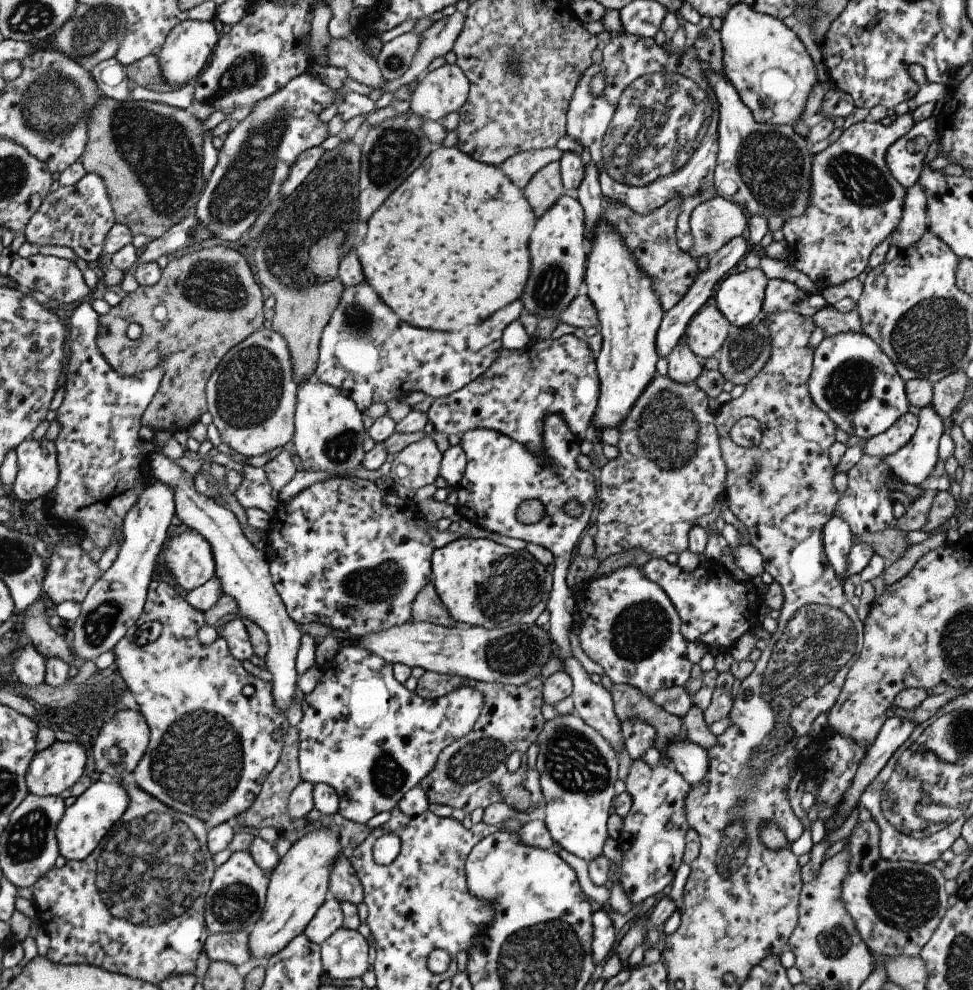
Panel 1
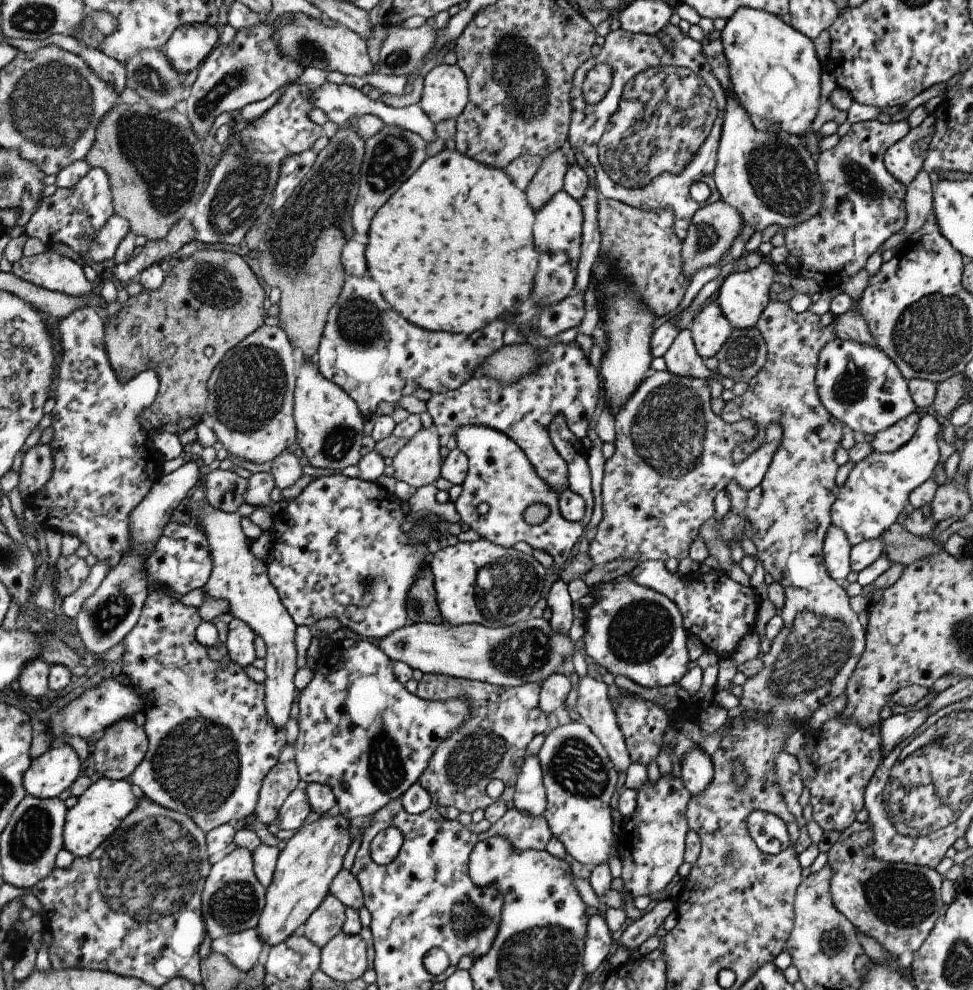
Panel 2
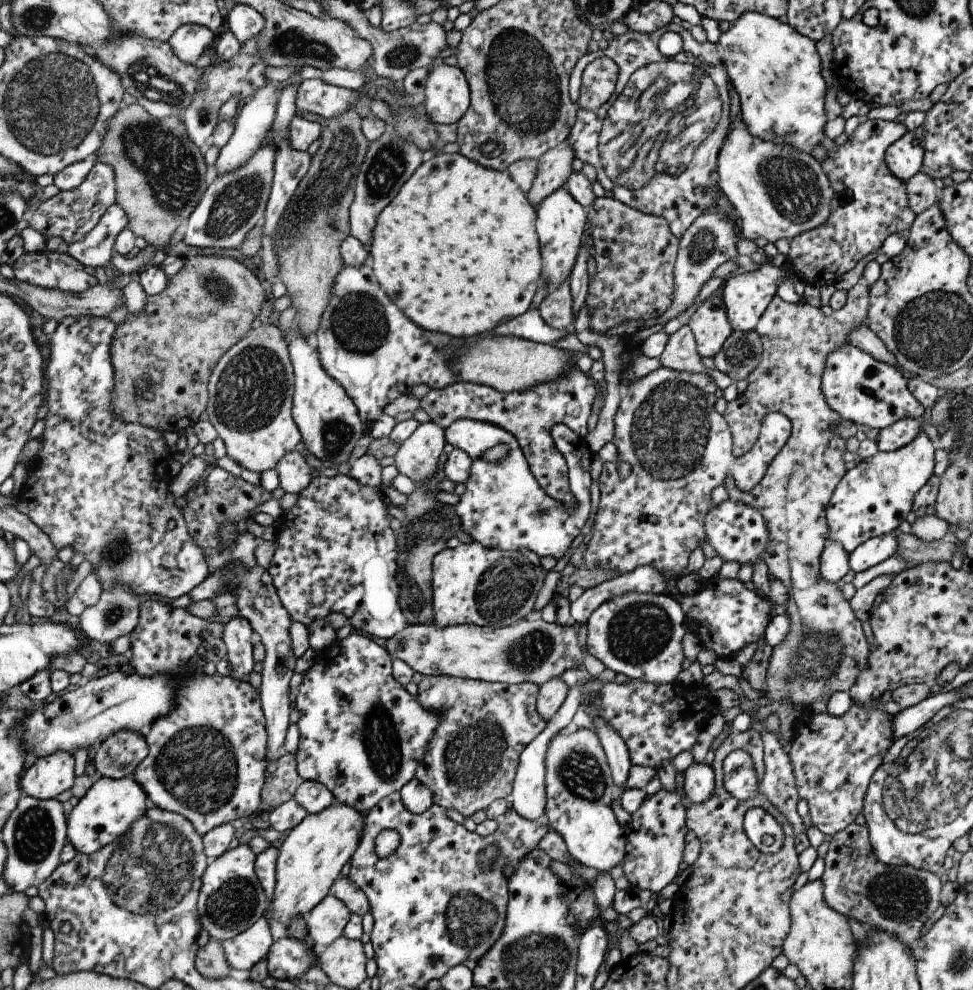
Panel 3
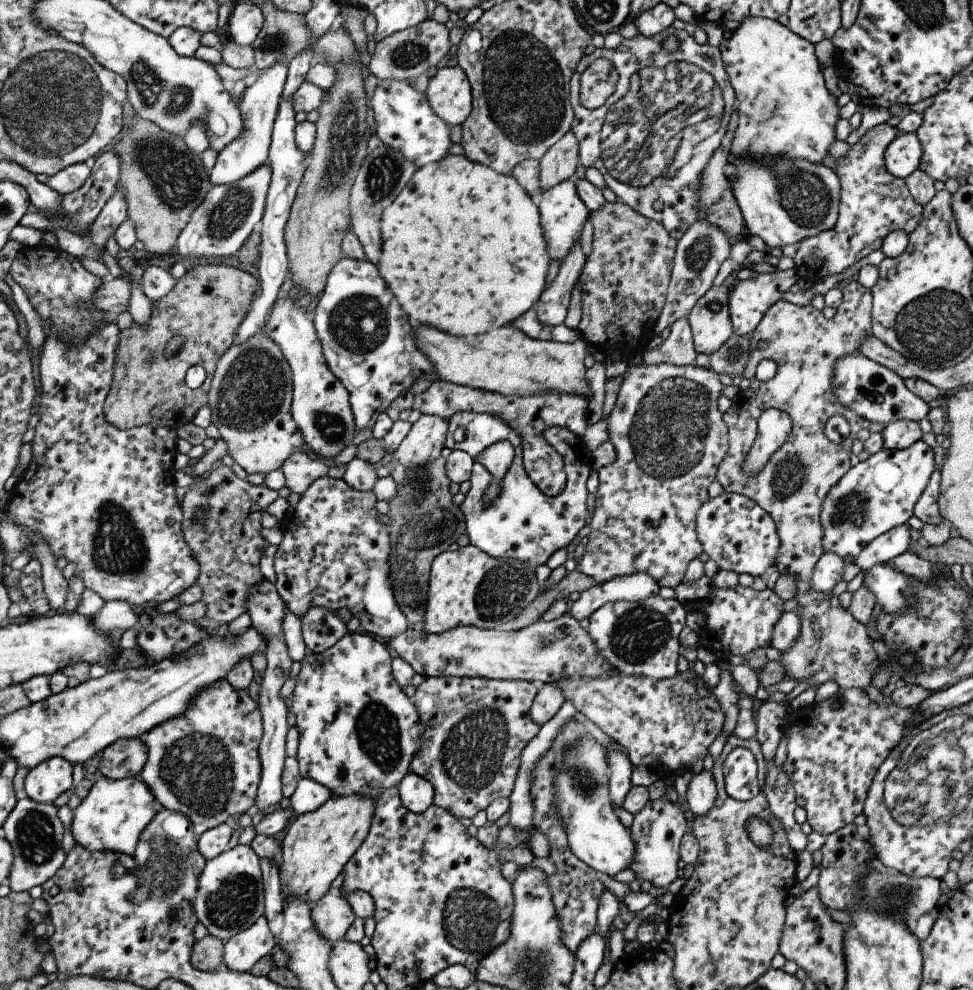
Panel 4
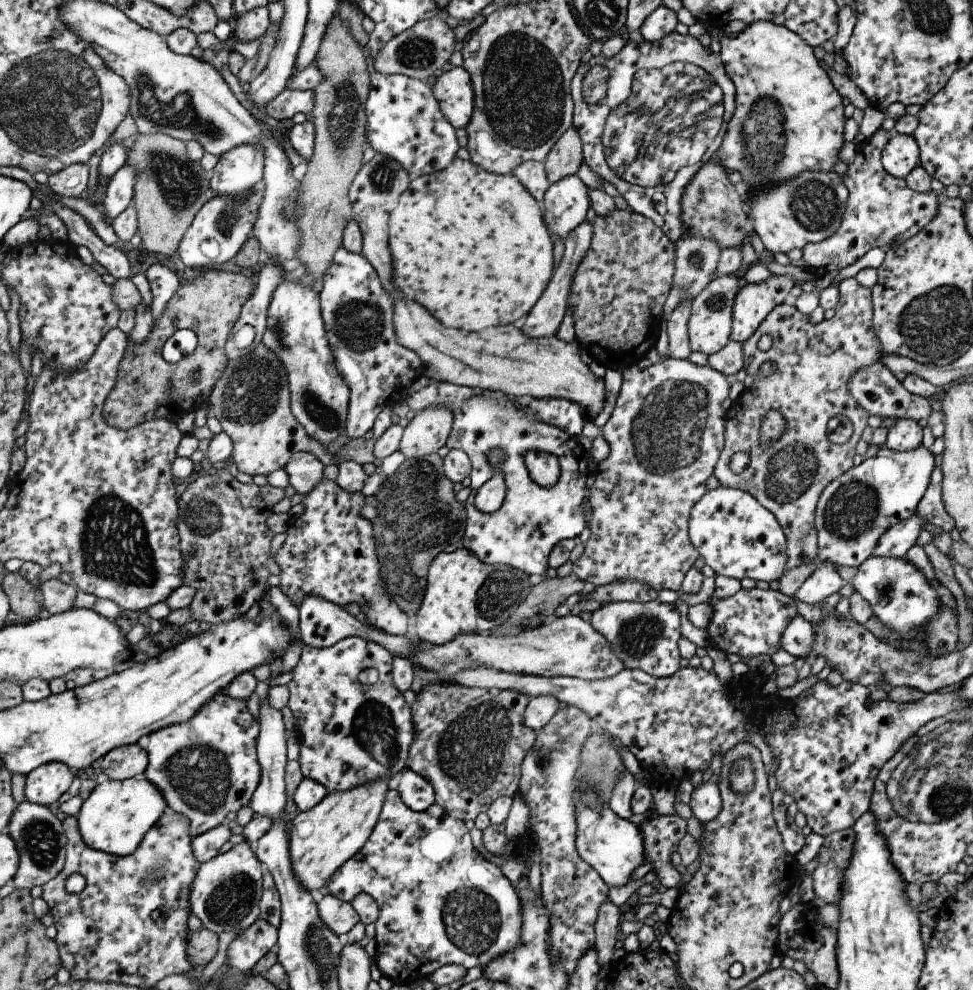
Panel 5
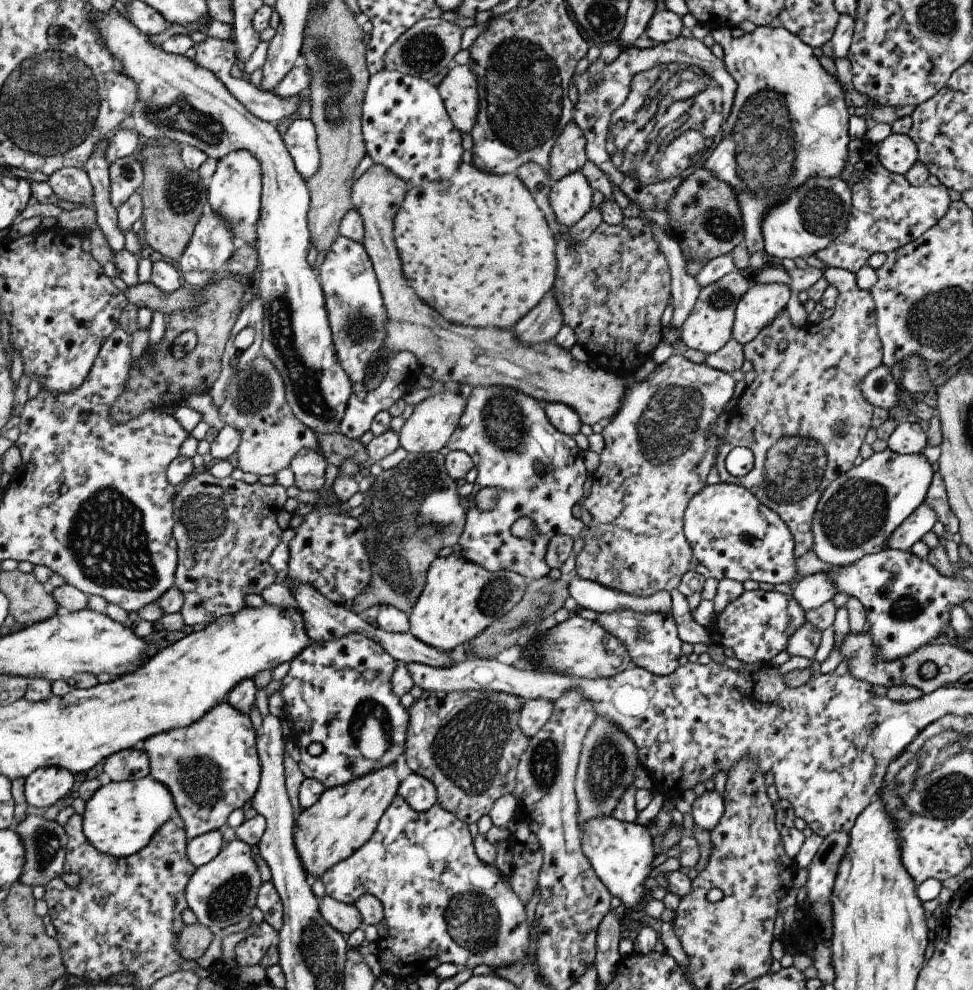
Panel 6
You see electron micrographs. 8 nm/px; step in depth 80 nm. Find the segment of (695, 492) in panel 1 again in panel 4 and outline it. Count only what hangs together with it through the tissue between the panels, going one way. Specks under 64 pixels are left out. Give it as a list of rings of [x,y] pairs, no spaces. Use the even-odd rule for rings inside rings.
[[[635,363],[627,364],[627,370],[623,374],[623,382],[620,384],[616,395],[616,402],[606,418],[608,441],[615,451],[612,463],[602,466],[596,470],[598,476],[598,487],[592,496],[593,503],[591,512],[587,518],[586,531],[589,533],[588,541],[584,546],[584,552],[579,559],[576,569],[593,578],[596,583],[602,583],[615,577],[623,577],[633,573],[647,573],[660,587],[671,587],[672,589],[682,582],[686,566],[689,561],[697,558],[703,551],[696,535],[696,517],[700,506],[709,500],[707,487],[715,481],[715,473],[719,463],[725,458],[728,449],[728,436],[722,414],[717,411],[716,400],[723,388],[717,378],[717,374],[711,369],[696,366],[677,366],[669,363],[656,365],[637,366]],[[765,408],[757,418],[755,440],[741,462],[741,474],[756,475],[768,458],[785,444],[791,429],[792,422],[785,411]]]

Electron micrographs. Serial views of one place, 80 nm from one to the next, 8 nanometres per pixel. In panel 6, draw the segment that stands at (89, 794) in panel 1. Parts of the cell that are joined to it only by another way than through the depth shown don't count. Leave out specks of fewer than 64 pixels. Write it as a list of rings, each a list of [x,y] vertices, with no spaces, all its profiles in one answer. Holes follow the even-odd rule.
[[[149,775],[132,781],[109,781],[84,802],[80,815],[82,833],[95,850],[115,858],[125,858],[139,852],[173,812],[170,792]]]

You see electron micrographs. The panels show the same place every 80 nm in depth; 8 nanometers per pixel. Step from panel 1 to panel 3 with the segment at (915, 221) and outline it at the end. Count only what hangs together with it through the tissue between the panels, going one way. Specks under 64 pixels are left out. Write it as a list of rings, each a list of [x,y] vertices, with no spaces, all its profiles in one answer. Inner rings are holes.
[[[919,171],[905,182],[908,205],[914,215],[927,210],[938,200],[939,194],[932,179],[927,174]]]

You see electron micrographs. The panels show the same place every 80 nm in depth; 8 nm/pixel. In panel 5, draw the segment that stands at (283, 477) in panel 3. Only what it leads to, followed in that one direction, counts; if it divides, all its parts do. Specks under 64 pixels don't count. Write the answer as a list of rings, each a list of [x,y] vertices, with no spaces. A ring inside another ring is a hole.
[[[297,451],[282,469],[287,473],[289,486],[303,495],[322,479],[323,463],[310,452]]]

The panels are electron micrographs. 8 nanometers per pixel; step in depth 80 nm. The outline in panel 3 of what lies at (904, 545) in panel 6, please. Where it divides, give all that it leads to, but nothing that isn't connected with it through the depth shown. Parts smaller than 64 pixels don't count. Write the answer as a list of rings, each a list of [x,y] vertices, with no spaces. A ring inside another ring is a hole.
[[[891,533],[878,537],[871,537],[864,543],[858,544],[848,554],[848,567],[853,572],[858,573],[866,568],[871,568],[874,564],[889,558],[897,548],[896,540]]]

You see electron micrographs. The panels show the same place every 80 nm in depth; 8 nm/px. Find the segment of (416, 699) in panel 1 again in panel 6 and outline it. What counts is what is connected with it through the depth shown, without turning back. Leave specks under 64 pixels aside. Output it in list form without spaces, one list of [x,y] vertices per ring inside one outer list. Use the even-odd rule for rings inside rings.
[[[355,633],[322,643],[309,640],[299,654],[290,660],[287,674],[280,680],[279,691],[284,700],[283,713],[293,722],[289,737],[298,746],[300,757],[296,763],[304,778],[318,780],[326,789],[330,789],[380,768],[391,766],[397,760],[397,756],[404,752],[408,710],[399,703],[399,698],[390,687],[395,663],[379,643]],[[369,668],[375,670],[376,676],[370,682],[364,682],[361,680],[361,672]],[[369,717],[376,718],[386,733],[387,750],[379,760],[363,758],[357,748],[359,731]],[[313,742],[321,744],[322,751],[318,755],[307,753],[307,746]]]

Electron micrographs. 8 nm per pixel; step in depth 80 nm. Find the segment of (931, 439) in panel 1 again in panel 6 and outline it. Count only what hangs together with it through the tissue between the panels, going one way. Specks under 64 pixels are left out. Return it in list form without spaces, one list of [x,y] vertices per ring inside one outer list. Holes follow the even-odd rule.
[[[886,448],[838,475],[822,488],[812,516],[815,556],[821,562],[844,567],[882,551],[888,536],[923,503],[934,469],[921,453],[900,455]]]

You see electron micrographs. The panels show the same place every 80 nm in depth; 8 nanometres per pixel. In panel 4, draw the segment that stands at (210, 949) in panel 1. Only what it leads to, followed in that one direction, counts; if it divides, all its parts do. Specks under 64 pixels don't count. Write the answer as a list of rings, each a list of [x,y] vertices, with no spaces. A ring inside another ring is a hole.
[[[263,914],[245,930],[238,932],[222,943],[222,968],[247,973],[276,945],[267,927]]]

